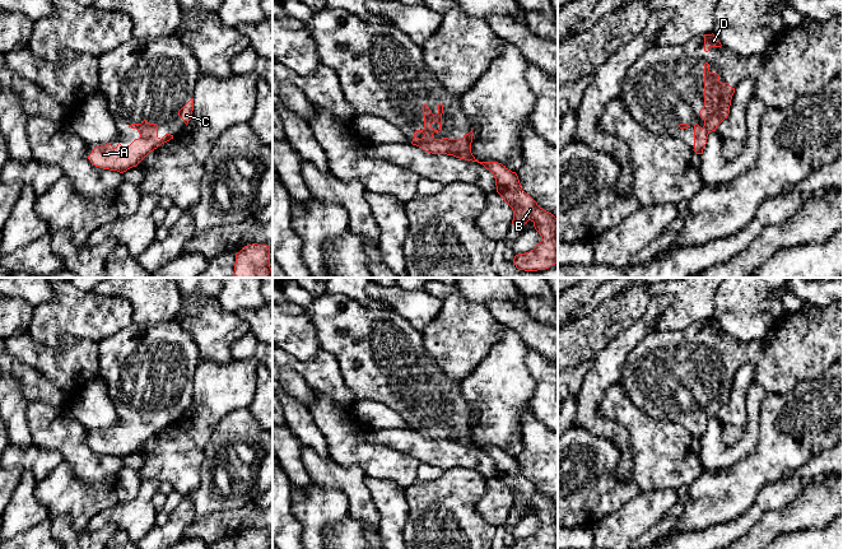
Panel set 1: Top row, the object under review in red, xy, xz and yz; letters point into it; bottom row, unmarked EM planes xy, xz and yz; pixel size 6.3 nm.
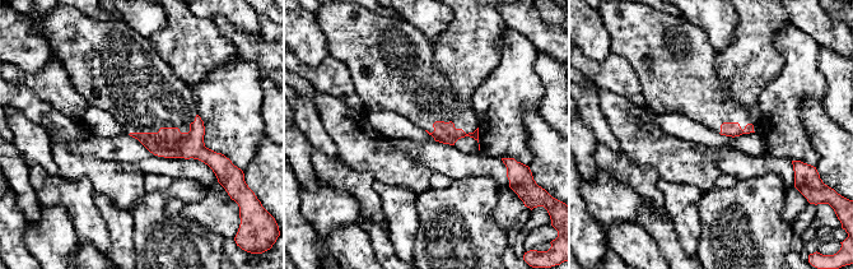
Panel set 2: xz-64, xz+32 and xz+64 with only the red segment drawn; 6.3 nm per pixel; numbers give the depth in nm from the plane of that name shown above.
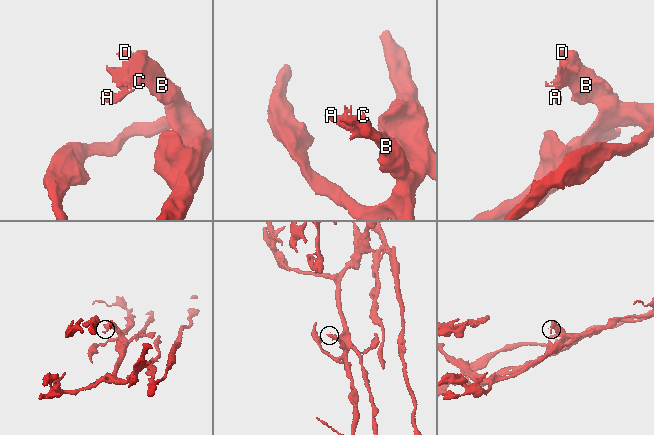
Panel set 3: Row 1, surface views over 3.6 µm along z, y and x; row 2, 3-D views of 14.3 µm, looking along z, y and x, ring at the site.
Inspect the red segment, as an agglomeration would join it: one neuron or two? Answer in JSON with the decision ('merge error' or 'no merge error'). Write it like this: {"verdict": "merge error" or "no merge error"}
{"verdict": "no merge error"}

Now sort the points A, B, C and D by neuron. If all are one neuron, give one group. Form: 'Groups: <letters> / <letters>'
Groups: A B C D

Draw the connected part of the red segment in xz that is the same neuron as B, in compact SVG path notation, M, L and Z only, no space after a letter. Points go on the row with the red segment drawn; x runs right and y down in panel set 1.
M423 104L424 129L414 132L413 145L432 154L447 154L460 159L483 164L495 178L497 192L512 208L516 227L525 225L528 220L541 236L541 242L530 252L518 253L513 262L518 270L545 270L558 262L558 219L544 210L526 194L516 172L498 162L479 162L471 153L472 129L462 139L434 139L434 132L442 131L443 104L438 104L438 113L433 115L428 104Z

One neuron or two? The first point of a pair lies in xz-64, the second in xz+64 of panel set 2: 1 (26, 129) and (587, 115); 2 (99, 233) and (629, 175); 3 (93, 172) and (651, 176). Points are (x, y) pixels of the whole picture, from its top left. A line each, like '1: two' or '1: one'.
1: one
2: one
3: two

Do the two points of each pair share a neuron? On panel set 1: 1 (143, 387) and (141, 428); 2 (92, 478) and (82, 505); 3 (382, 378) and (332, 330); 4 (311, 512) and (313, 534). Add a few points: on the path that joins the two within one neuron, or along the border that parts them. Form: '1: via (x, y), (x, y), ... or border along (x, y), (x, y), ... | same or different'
1: via (140, 398), (135, 410), (139, 418) | same
2: border along (69, 464), (88, 485), (98, 485), (116, 474) | different
3: via (369, 366), (344, 340) | same
4: via (313, 517), (313, 529) | same

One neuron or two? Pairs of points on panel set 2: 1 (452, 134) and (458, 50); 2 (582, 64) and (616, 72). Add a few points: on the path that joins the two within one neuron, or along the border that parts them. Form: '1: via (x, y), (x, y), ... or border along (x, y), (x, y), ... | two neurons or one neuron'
1: border along (436, 68), (448, 80), (461, 100), (470, 101) | two neurons
2: via (591, 70), (607, 72) | one neuron

